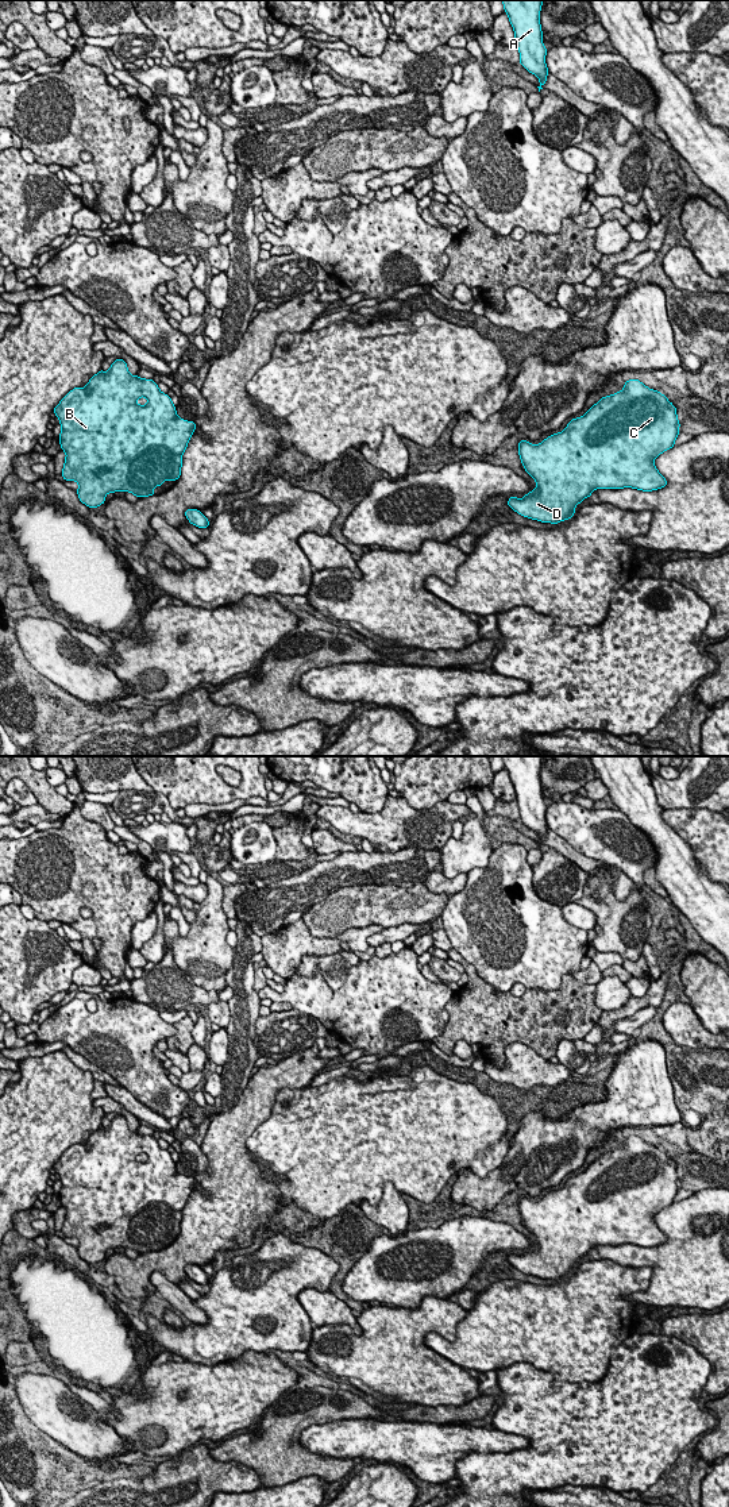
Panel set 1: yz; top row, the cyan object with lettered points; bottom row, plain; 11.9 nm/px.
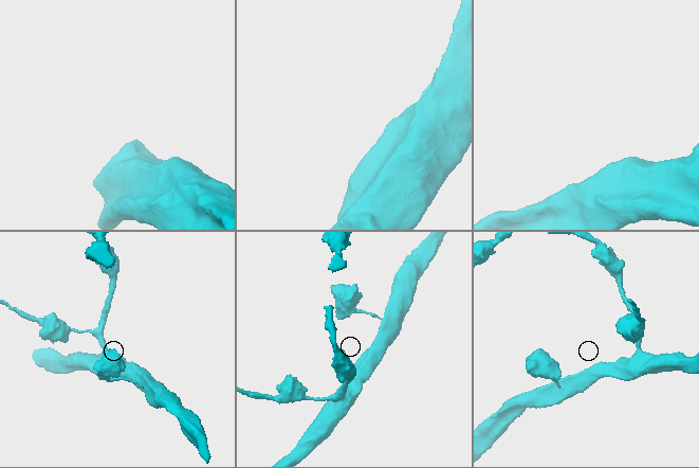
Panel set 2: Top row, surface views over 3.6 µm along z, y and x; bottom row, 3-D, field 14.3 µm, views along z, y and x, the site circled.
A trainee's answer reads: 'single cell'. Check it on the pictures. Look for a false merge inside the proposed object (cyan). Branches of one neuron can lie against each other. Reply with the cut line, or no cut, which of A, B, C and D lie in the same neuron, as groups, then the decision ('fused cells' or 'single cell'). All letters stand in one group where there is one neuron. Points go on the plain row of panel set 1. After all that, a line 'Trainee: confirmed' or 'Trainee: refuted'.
no cut | A B C D | single cell
Trainee: confirmed

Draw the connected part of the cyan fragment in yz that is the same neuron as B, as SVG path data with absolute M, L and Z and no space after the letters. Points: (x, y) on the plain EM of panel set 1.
M116 1115L108 1128L100 1126L85 1144L70 1146L53 1167L59 1175L61 1206L66 1209L62 1233L78 1240L78 1254L89 1264L105 1259L108 1249L130 1248L136 1253L154 1252L154 1244L163 1237L177 1237L181 1232L182 1210L196 1186L194 1178L177 1172L171 1155L162 1149L153 1136L143 1136L128 1129L127 1119Z

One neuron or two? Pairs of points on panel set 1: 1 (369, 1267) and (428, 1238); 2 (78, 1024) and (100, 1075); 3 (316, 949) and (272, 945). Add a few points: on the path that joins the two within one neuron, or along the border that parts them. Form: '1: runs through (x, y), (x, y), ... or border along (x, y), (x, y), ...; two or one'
1: runs through (382, 1253), (400, 1243), (413, 1241); one
2: border along (70, 1047), (108, 1072), (120, 1085); two
3: runs through (305, 945), (282, 945); one

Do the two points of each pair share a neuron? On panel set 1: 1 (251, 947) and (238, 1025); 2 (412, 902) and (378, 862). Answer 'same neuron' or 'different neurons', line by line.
1: same neuron
2: different neurons

